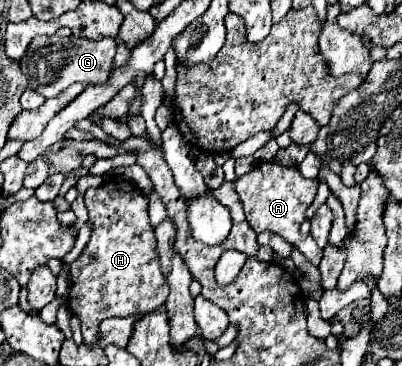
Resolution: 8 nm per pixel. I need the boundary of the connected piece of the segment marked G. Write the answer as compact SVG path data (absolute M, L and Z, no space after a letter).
M57 35L39 37L31 41L31 47L27 49L25 59L21 61L21 71L23 75L27 75L29 89L37 91L43 97L55 97L71 83L89 83L89 85L107 83L113 69L115 51L117 51L115 39L93 41L87 37L73 35L67 39L61 39Z

